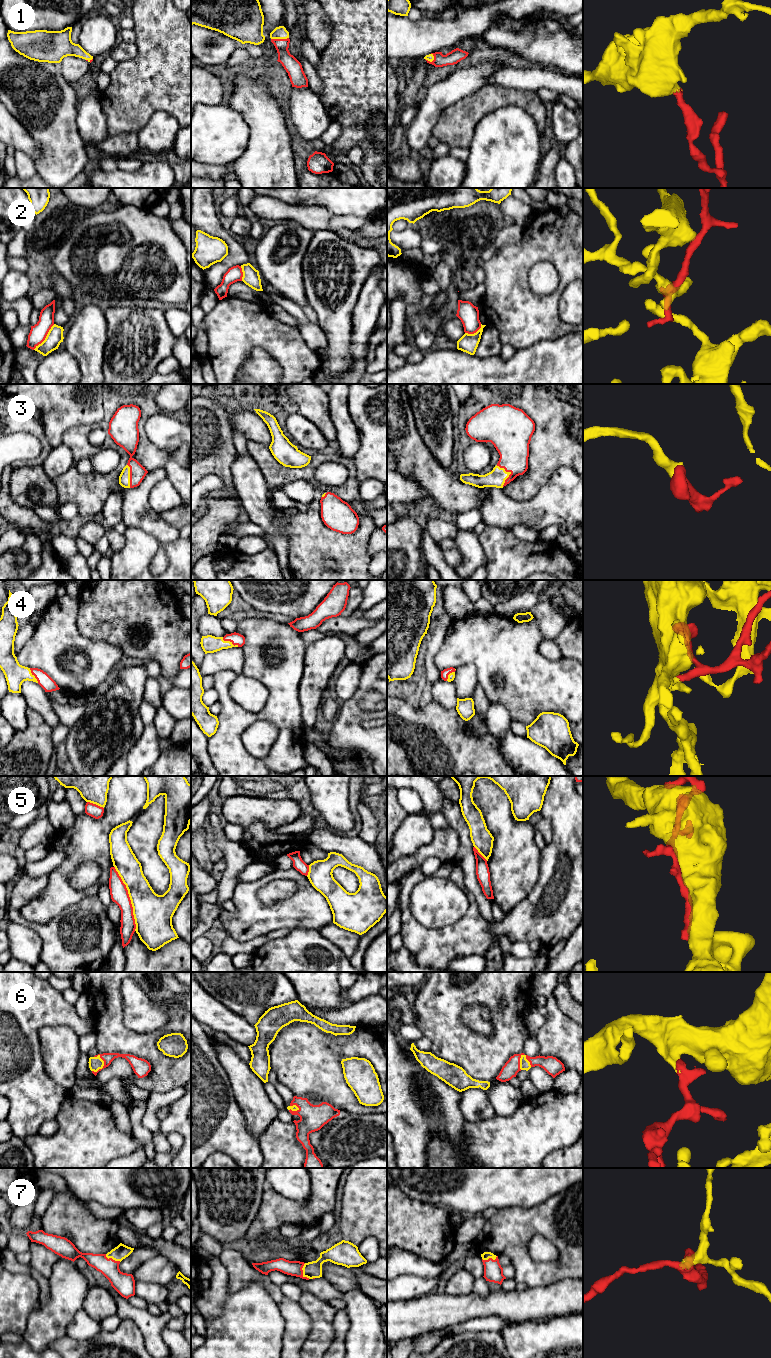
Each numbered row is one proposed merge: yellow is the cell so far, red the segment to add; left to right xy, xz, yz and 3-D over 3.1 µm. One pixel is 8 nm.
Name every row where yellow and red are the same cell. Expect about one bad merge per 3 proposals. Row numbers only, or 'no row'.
1, 3, 4, 6, 7

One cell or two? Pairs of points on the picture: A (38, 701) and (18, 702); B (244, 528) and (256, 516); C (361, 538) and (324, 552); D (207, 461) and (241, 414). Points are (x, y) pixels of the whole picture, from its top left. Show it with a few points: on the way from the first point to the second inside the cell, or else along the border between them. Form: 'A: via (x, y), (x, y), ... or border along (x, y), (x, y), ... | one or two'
A: border along (20, 693), (28, 706) | two
B: border along (250, 521), (257, 524), (268, 537) | two
C: via (352, 547), (333, 548) | one
D: border along (230, 408), (230, 426), (233, 432) | two

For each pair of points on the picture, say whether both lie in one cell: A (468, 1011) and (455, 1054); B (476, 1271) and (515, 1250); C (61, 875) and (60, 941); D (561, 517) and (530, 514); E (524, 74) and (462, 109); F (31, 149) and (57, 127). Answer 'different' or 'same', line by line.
A: different
B: different
C: different
D: same
E: different
F: different

